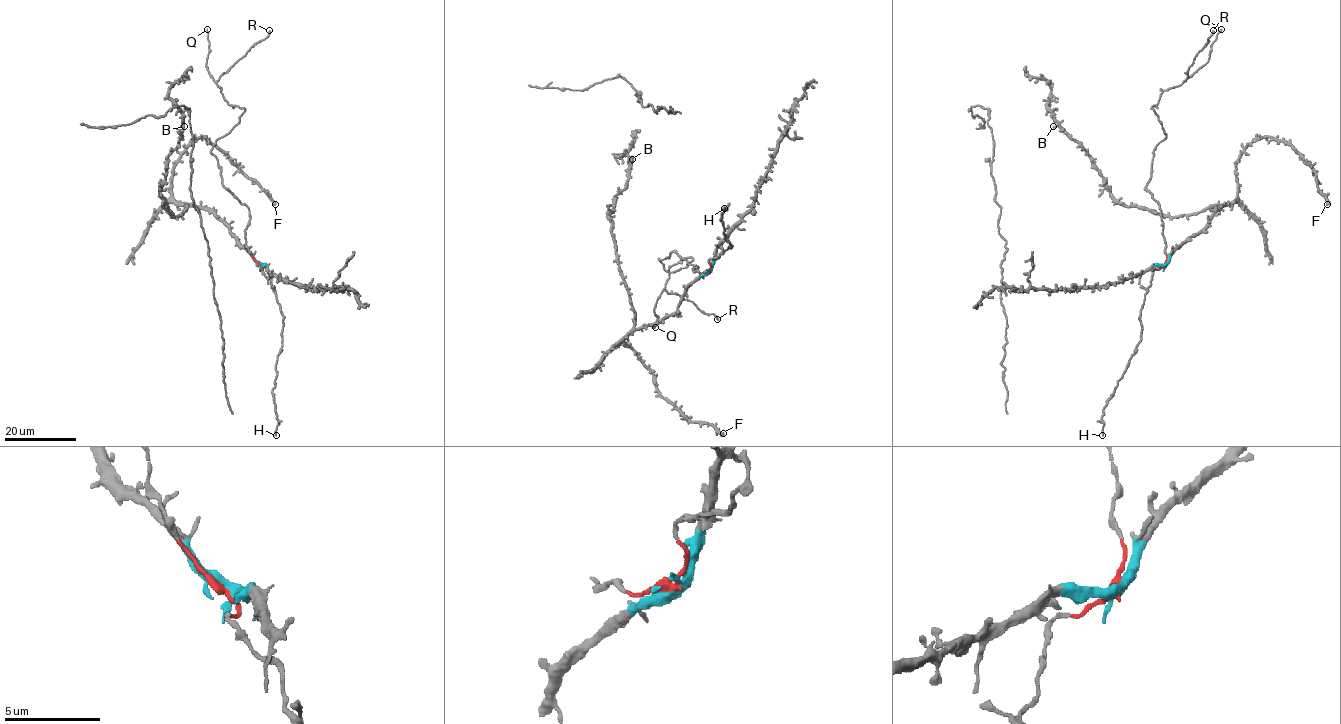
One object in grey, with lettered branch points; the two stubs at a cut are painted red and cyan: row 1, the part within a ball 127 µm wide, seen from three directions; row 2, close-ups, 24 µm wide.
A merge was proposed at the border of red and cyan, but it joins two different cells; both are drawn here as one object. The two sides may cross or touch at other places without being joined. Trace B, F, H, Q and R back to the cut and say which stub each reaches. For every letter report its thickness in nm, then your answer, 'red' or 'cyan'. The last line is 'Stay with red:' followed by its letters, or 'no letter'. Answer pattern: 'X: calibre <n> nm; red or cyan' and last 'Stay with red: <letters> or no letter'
B: calibre 280 nm; cyan
F: calibre 360 nm; cyan
H: calibre 200 nm; red
Q: calibre 170 nm; red
R: calibre 200 nm; red
Stay with red: H, Q, R

